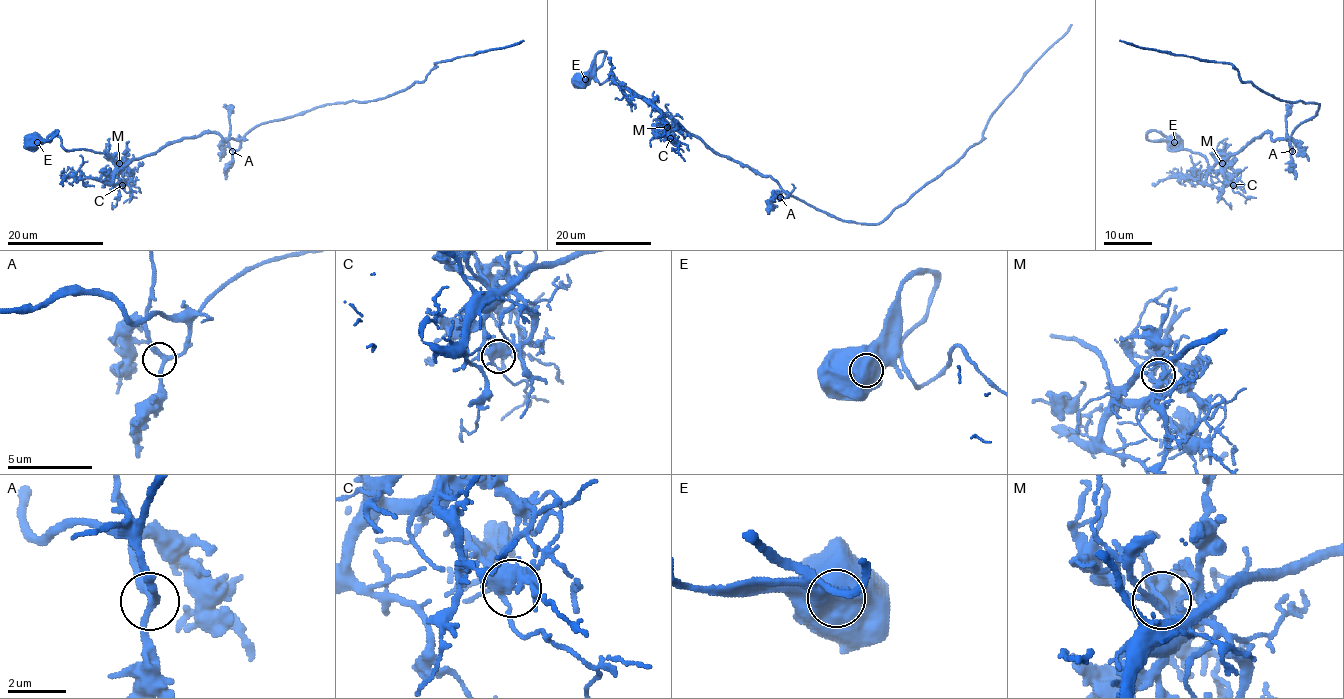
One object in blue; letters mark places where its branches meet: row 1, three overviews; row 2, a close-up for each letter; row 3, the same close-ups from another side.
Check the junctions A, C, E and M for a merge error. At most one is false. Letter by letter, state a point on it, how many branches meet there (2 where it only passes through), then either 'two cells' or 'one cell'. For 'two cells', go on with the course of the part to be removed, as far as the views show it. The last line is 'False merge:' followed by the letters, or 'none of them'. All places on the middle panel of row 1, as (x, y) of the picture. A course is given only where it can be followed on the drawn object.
A: (780, 197) | 3 | one cell
C: (670, 138) | 4 | one cell
E: (585, 79) | 2 | one cell
M: (667, 127) | 2 | one cell
False merge: none of them

